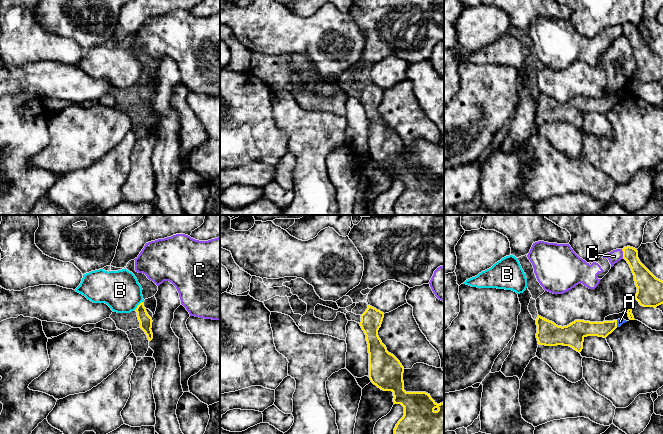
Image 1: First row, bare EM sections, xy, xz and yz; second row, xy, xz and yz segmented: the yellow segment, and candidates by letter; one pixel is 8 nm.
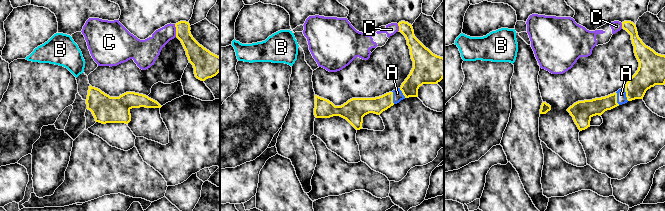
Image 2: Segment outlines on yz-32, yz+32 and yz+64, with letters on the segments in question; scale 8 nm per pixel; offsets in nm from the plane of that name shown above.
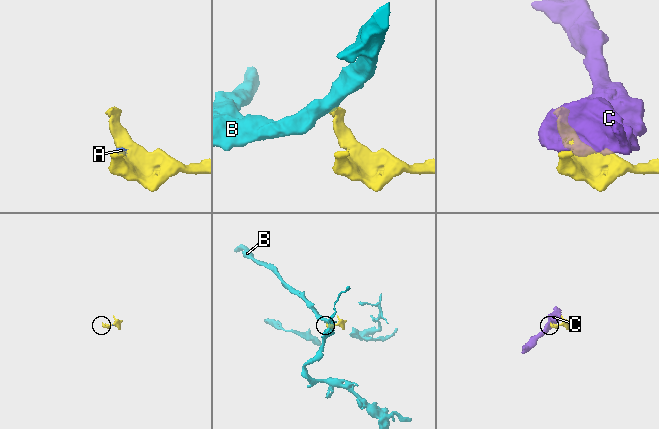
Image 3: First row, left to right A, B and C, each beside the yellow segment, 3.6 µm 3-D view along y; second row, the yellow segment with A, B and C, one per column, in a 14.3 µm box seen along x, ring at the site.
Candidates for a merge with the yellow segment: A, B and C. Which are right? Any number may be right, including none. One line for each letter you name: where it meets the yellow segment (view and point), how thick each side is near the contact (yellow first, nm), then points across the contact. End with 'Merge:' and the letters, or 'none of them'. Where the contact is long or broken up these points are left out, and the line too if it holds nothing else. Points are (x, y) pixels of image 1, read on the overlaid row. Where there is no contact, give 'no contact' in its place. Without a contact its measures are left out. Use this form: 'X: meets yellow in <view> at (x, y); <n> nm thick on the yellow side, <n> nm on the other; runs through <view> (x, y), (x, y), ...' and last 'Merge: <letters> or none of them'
A: meets yellow in yz at (616, 323); 130 nm thick on the yellow side, 50 nm on the other; runs through yz (586, 328), (605, 328), (616, 323), (620, 321)
Merge: A

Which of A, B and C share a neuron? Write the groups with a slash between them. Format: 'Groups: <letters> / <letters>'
Groups: A / B / C

